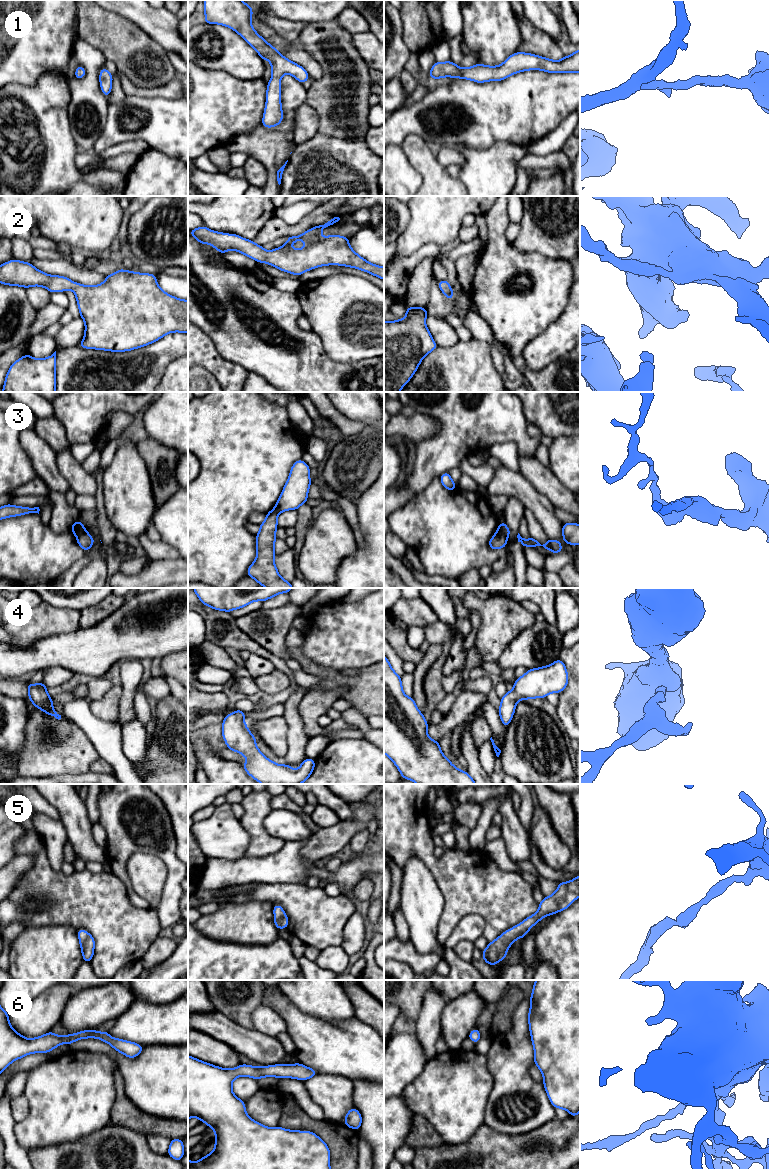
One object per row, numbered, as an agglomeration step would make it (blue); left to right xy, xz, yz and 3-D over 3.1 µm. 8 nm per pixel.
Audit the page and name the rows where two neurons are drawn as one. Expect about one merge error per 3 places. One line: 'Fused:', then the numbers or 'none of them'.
Fused: 3

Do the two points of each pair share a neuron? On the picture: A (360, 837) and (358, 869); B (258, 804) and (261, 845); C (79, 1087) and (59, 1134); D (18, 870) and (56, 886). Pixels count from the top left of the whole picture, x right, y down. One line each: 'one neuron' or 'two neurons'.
A: two neurons
B: one neuron
C: one neuron
D: two neurons

